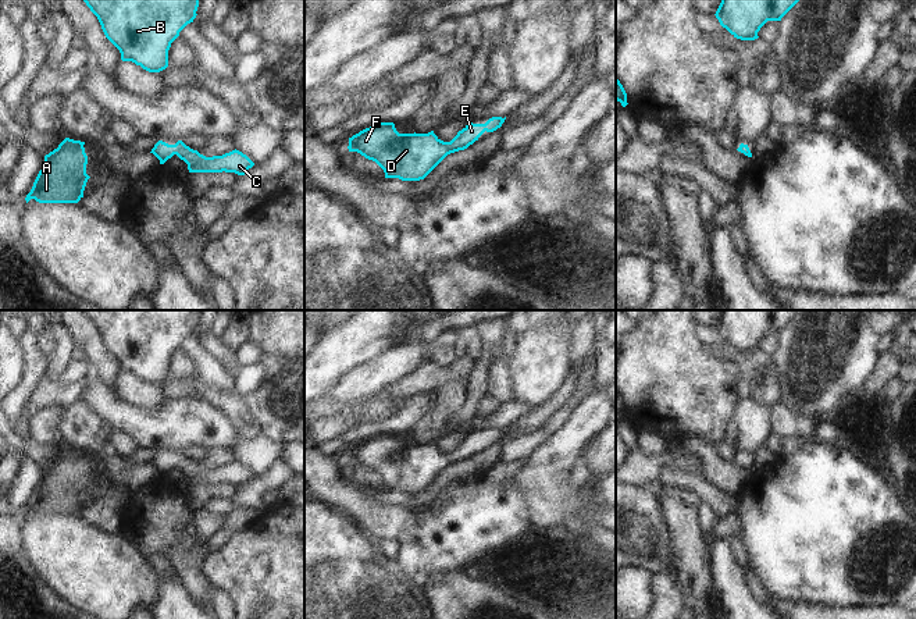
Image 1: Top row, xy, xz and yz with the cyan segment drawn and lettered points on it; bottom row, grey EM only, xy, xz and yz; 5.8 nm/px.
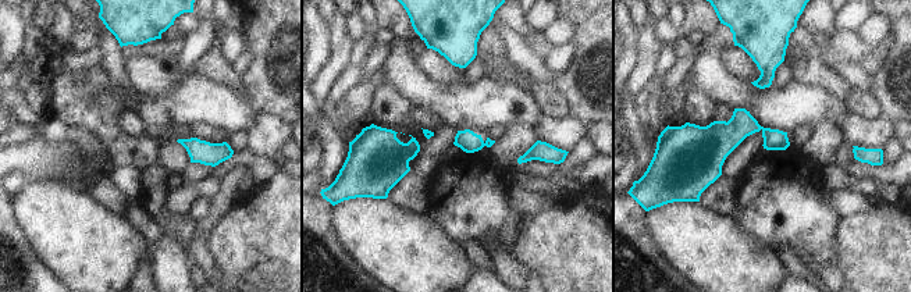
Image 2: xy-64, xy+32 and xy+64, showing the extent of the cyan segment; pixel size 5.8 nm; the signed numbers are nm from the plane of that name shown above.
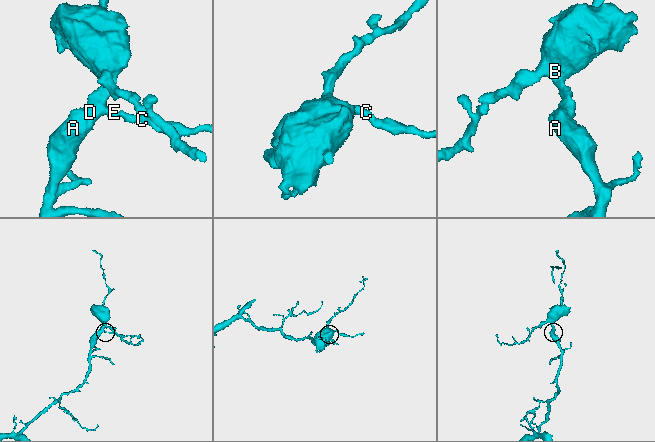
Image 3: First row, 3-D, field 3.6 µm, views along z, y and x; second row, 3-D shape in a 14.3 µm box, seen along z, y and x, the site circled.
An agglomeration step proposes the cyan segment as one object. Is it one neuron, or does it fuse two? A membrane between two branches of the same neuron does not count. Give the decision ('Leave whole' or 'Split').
Leave whole

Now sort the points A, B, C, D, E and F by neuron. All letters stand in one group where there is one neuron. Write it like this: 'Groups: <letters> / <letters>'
Groups: A B C D E F

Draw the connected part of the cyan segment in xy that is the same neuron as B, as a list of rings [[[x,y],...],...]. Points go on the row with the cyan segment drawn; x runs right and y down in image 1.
[[[83,0],[97,17],[106,38],[120,50],[122,61],[132,61],[149,72],[168,67],[168,50],[179,32],[196,18],[199,0]]]

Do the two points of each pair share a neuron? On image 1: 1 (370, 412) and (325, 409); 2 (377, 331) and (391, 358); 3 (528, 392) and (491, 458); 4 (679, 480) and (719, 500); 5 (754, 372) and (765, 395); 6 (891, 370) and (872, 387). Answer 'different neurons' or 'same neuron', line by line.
1: same neuron
2: different neurons
3: different neurons
4: same neuron
5: same neuron
6: same neuron

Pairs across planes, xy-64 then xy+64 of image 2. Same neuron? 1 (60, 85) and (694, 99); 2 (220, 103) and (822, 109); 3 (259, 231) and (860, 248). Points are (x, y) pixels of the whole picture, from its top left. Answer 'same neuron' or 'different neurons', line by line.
1: same neuron
2: same neuron
3: same neuron

